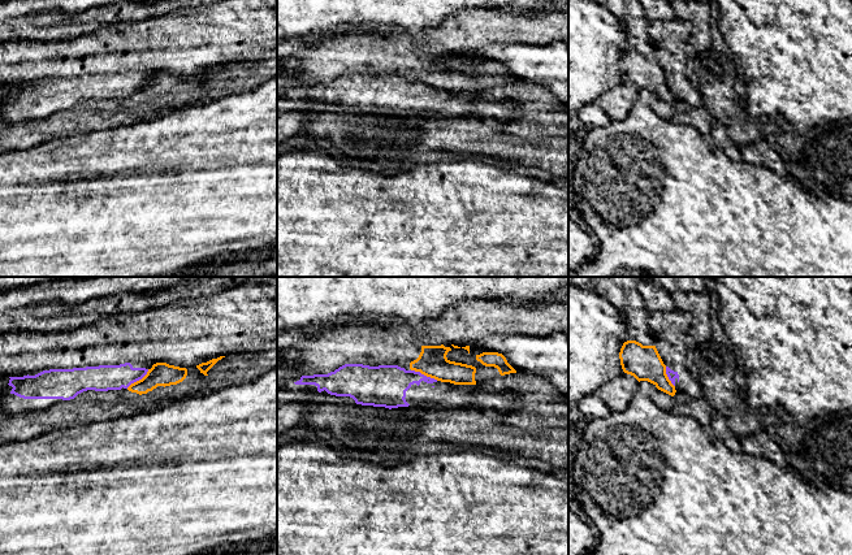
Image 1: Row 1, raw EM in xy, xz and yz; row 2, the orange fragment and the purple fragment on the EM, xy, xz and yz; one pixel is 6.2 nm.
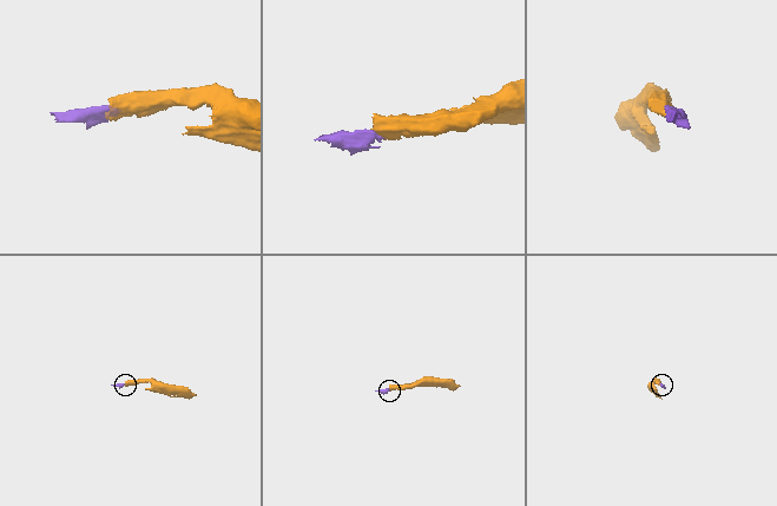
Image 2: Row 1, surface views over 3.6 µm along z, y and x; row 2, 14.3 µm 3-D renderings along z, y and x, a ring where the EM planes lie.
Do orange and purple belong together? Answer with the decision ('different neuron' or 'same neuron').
different neuron

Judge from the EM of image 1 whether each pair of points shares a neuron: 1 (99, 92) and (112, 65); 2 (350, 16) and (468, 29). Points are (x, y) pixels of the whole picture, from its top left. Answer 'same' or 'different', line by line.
1: same
2: different

